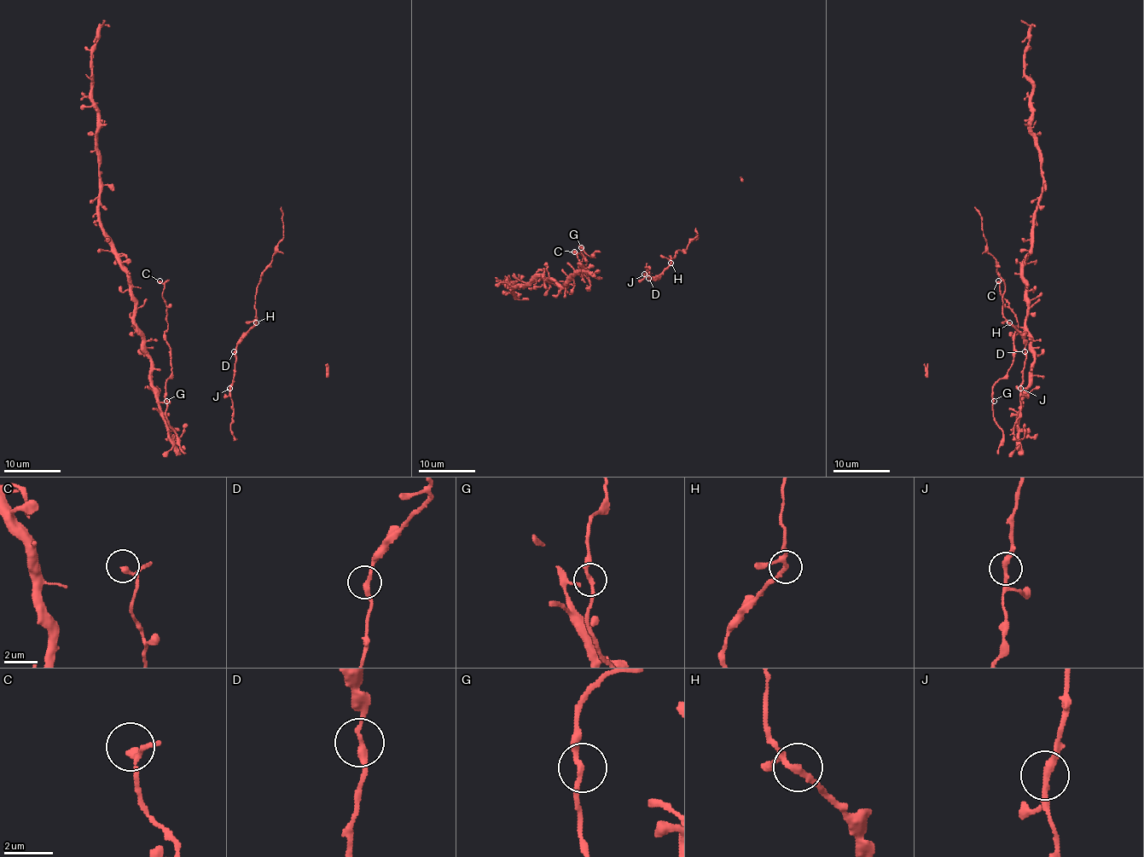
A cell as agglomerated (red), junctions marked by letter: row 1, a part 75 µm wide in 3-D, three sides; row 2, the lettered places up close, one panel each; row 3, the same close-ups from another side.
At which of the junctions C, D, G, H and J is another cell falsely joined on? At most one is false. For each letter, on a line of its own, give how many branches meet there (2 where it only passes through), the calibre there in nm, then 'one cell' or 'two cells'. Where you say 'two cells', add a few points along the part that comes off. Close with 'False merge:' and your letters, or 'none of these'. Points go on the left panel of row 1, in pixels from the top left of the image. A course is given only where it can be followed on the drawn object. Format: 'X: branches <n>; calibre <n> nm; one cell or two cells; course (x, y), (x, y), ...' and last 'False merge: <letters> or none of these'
C: branches 2; calibre 220 nm; one cell
D: branches 2; calibre 240 nm; one cell
G: branches 2; calibre 220 nm; one cell
H: branches 3; calibre 200 nm; one cell
J: branches 3; calibre 200 nm; one cell
False merge: none of these

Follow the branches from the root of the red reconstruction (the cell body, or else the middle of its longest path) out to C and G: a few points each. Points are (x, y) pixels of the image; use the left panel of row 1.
C: (151, 377), (162, 418), (175, 431), (166, 418), (165, 382), (171, 367), (165, 334), (166, 302), (159, 280)
G: (151, 377), (151, 385), (156, 390), (162, 418), (175, 431), (166, 418), (166, 401)

